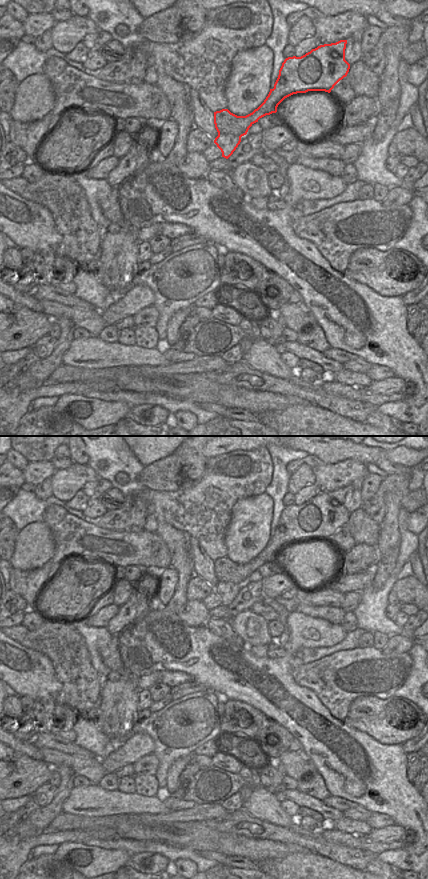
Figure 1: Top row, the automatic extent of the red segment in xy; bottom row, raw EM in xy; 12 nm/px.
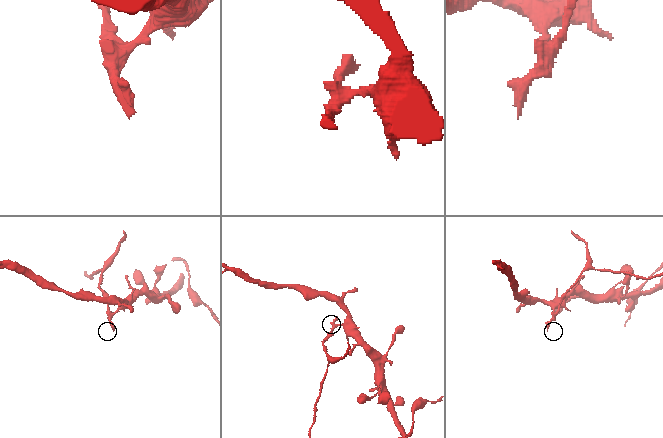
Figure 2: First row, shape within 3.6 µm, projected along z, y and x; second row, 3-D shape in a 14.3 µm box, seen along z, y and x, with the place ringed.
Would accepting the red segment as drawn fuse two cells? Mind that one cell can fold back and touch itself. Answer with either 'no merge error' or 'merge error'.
merge error

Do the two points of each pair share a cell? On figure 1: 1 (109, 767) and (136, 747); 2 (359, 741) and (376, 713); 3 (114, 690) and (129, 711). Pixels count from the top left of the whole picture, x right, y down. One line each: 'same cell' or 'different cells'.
1: same cell
2: different cells
3: same cell

